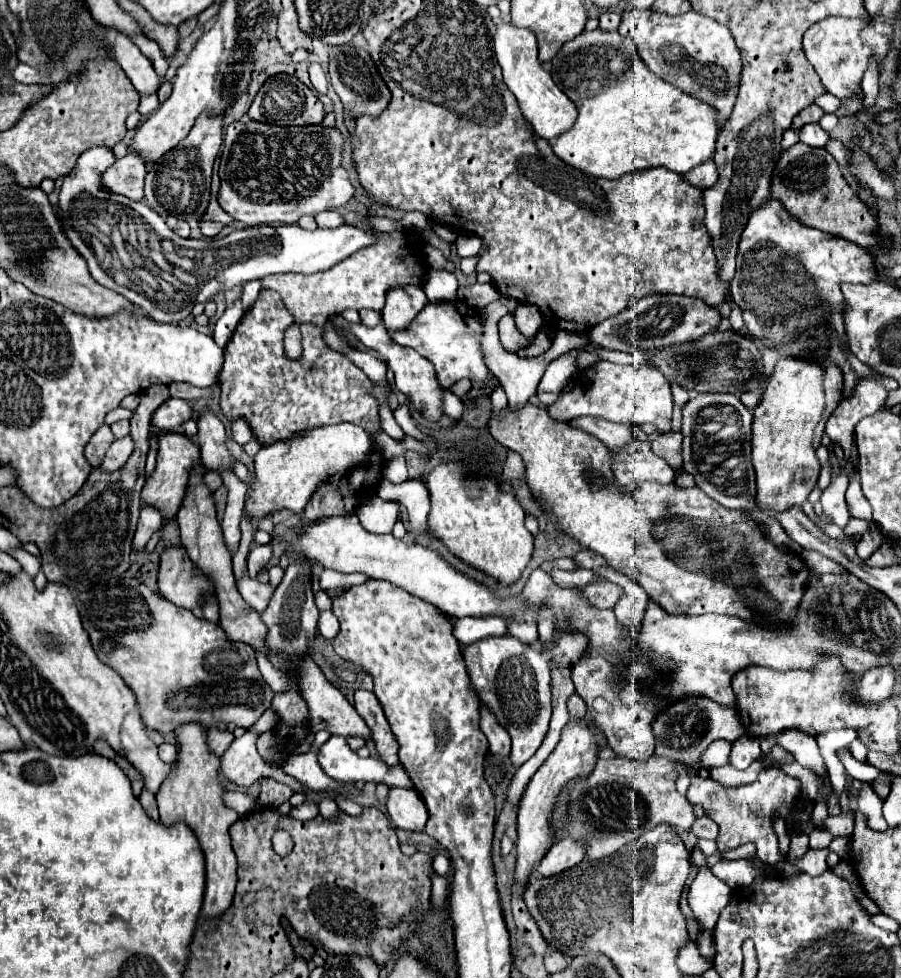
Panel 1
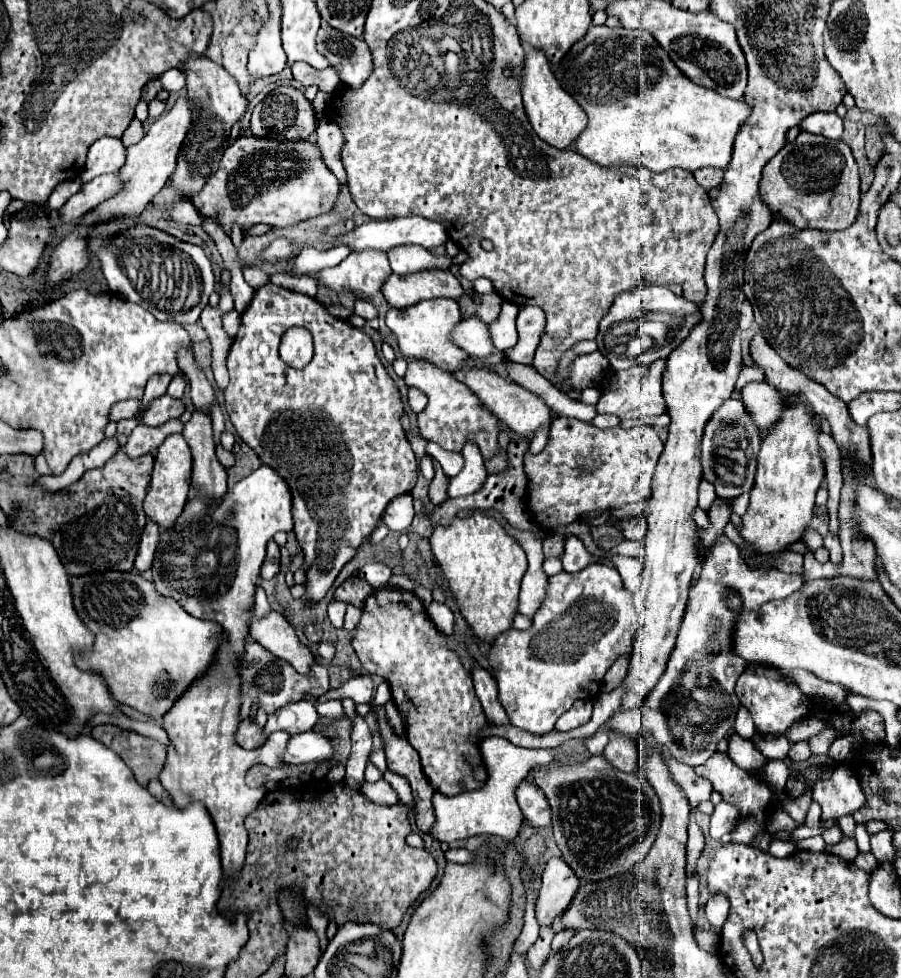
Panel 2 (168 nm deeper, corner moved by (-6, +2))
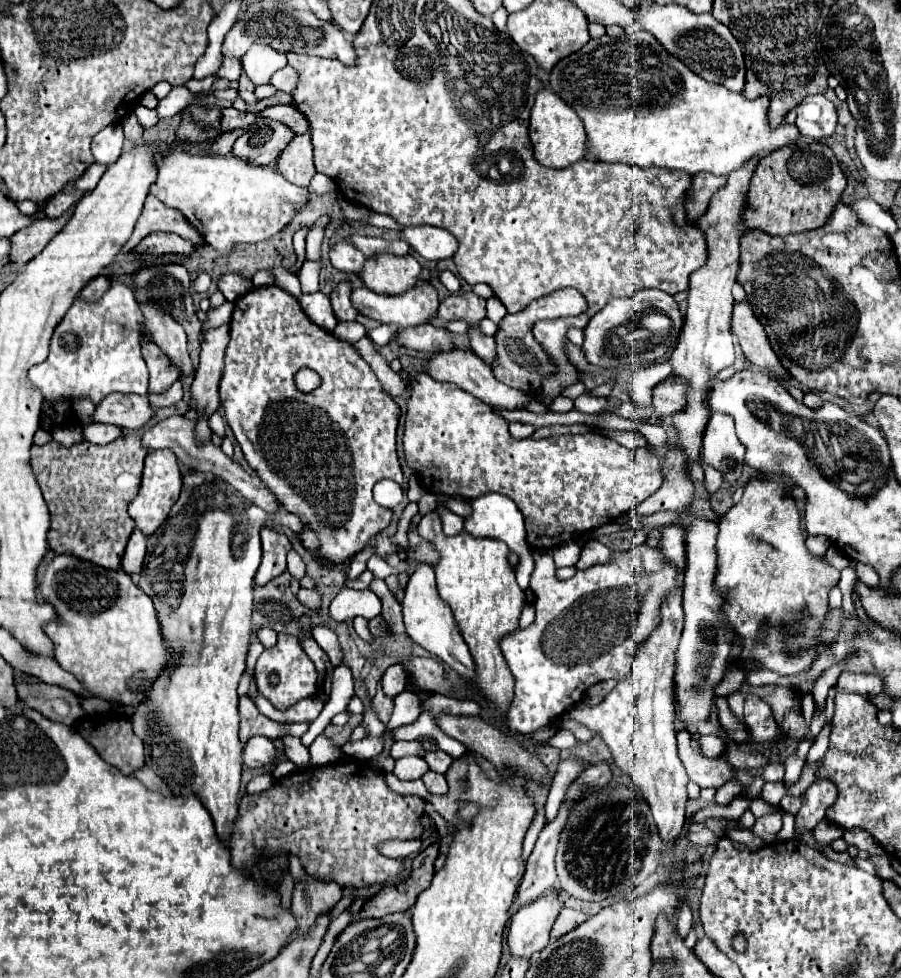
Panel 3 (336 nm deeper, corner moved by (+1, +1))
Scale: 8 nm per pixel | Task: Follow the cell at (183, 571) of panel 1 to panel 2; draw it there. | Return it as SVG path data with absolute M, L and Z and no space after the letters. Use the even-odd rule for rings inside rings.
M261 465L257 471L253 471L243 481L235 483L233 489L227 489L223 499L215 499L213 495L191 491L183 513L177 517L177 523L173 523L169 529L161 531L159 547L153 561L153 585L157 593L175 599L189 615L197 619L209 619L217 621L225 629L225 645L217 651L213 669L205 673L205 677L199 677L185 693L177 699L177 703L161 717L163 729L169 735L167 745L167 759L159 773L159 781L163 787L171 793L173 805L185 807L193 801L205 803L209 809L213 823L219 833L221 841L221 863L225 877L237 873L243 867L245 861L245 847L247 847L247 829L243 825L245 817L259 805L265 797L267 789L250 789L245 785L245 773L261 763L267 767L281 767L279 753L285 749L285 743L289 735L285 731L272 733L261 749L241 749L233 741L233 733L239 725L239 713L241 713L241 687L237 669L245 655L245 641L249 635L249 619L251 609L255 605L255 589L259 571L265 559L265 545L277 531L291 531L293 529L293 515L291 515L291 493L287 483L267 465Z

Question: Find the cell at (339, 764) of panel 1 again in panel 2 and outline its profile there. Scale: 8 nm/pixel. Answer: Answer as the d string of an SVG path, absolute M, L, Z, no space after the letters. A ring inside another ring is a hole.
M305 731L289 737L281 761L285 765L301 765L309 761L325 763L325 761L333 761L333 755L335 751L329 739L325 739L317 731Z

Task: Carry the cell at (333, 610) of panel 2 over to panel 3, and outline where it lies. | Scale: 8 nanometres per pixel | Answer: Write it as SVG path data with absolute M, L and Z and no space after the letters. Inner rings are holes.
M342 588L338 596L330 602L330 618L336 622L346 622L354 616L364 616L366 620L372 620L382 610L380 598L372 590L352 590Z

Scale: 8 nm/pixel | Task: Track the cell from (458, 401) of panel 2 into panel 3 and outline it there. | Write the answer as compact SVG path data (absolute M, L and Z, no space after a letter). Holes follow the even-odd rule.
M422 372L408 378L408 388L410 398L404 428L404 452L408 464L418 472L422 488L432 494L460 496L466 500L486 492L498 492L512 498L524 514L528 528L526 542L532 550L558 548L582 532L614 522L620 514L634 510L640 502L652 496L662 484L658 472L660 456L650 446L630 450L600 432L564 434L544 440L514 440L508 434L508 422L496 410L490 410L490 406L478 402L478 398L466 394L458 386L438 382Z

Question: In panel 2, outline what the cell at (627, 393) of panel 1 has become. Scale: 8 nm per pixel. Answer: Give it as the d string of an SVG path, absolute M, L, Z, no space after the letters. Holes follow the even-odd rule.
M657 359L651 363L651 367L647 365L633 365L625 371L619 371L619 389L617 391L603 391L599 403L595 405L597 413L613 413L619 419L639 419L645 415L661 415L667 411L665 407L665 399L663 399L663 391L661 391L661 383L663 383L663 373L665 373L667 361L665 359Z

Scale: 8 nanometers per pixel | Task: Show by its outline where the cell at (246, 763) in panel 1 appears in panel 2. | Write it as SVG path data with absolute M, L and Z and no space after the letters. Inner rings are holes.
M299 701L281 707L277 713L271 713L265 725L265 733L271 735L273 731L287 731L289 735L305 733L315 727L319 721L319 713L315 711L315 705L311 701Z

